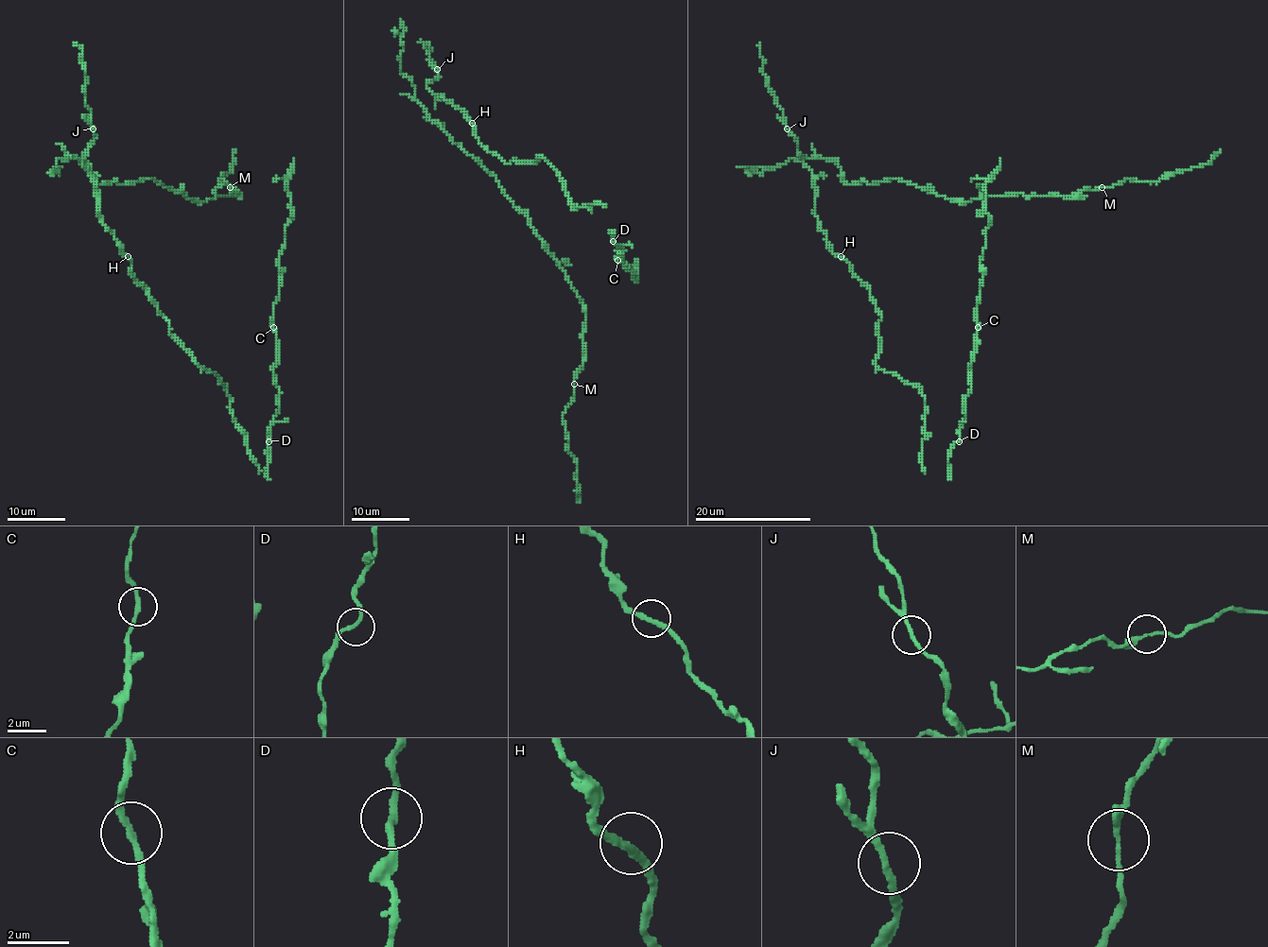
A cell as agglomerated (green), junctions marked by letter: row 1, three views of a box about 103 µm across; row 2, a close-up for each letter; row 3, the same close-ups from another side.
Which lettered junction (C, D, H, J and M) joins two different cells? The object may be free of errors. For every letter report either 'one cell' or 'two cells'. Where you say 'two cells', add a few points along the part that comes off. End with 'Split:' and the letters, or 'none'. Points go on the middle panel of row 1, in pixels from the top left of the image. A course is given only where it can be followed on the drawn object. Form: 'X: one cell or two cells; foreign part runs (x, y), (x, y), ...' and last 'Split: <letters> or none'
C: one cell
D: one cell
H: one cell
J: one cell
M: one cell
Split: none

